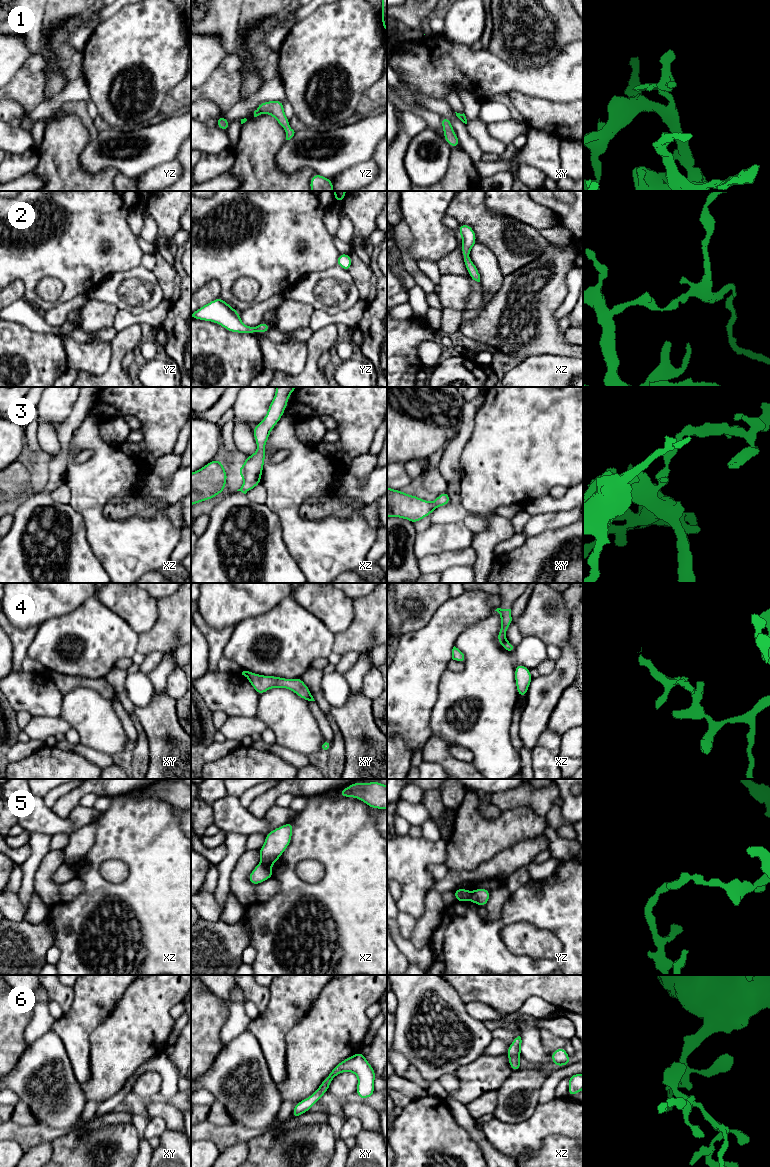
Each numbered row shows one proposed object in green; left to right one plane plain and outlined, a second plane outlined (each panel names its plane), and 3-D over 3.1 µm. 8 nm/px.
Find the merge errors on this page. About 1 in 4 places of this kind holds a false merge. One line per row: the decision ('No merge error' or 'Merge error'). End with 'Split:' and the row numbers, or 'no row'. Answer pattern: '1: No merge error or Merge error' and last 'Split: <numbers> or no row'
1: No merge error
2: No merge error
3: No merge error
4: Merge error
5: Merge error
6: No merge error
Split: 4, 5

